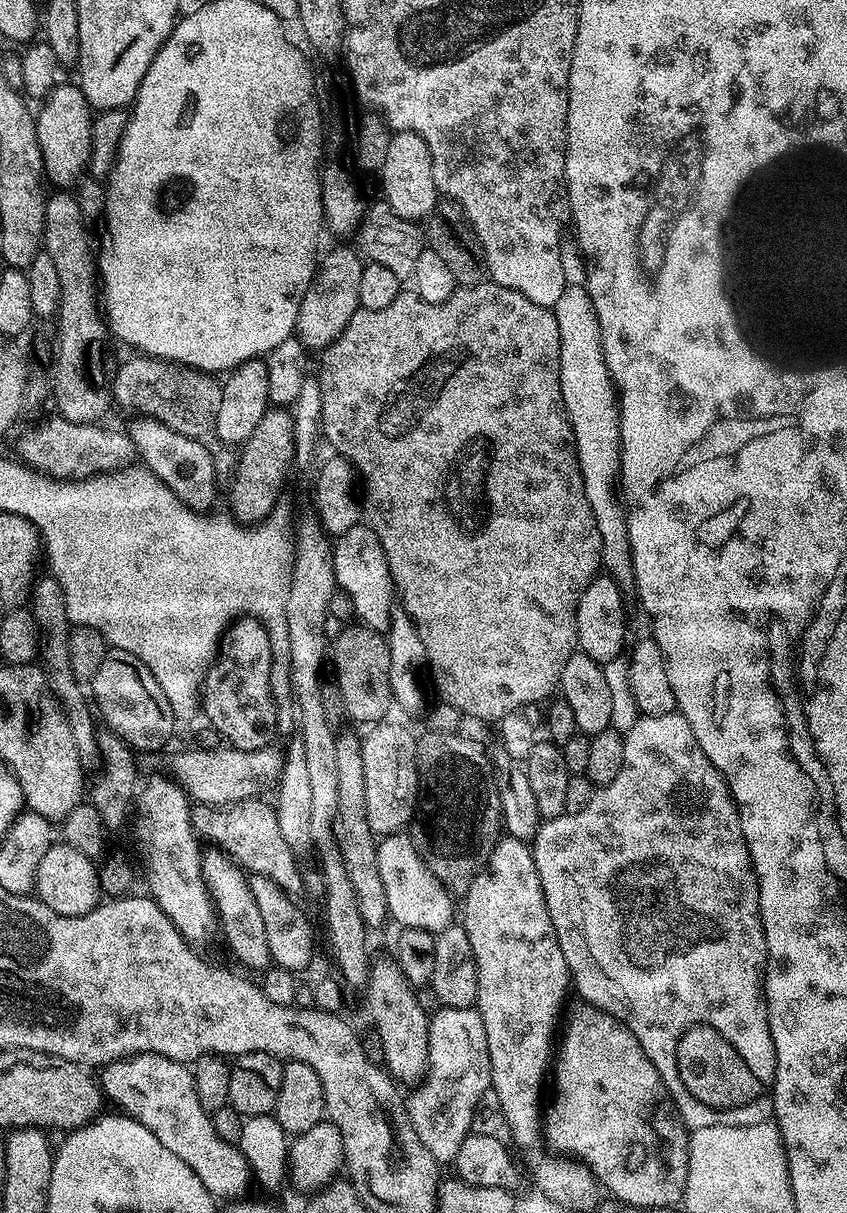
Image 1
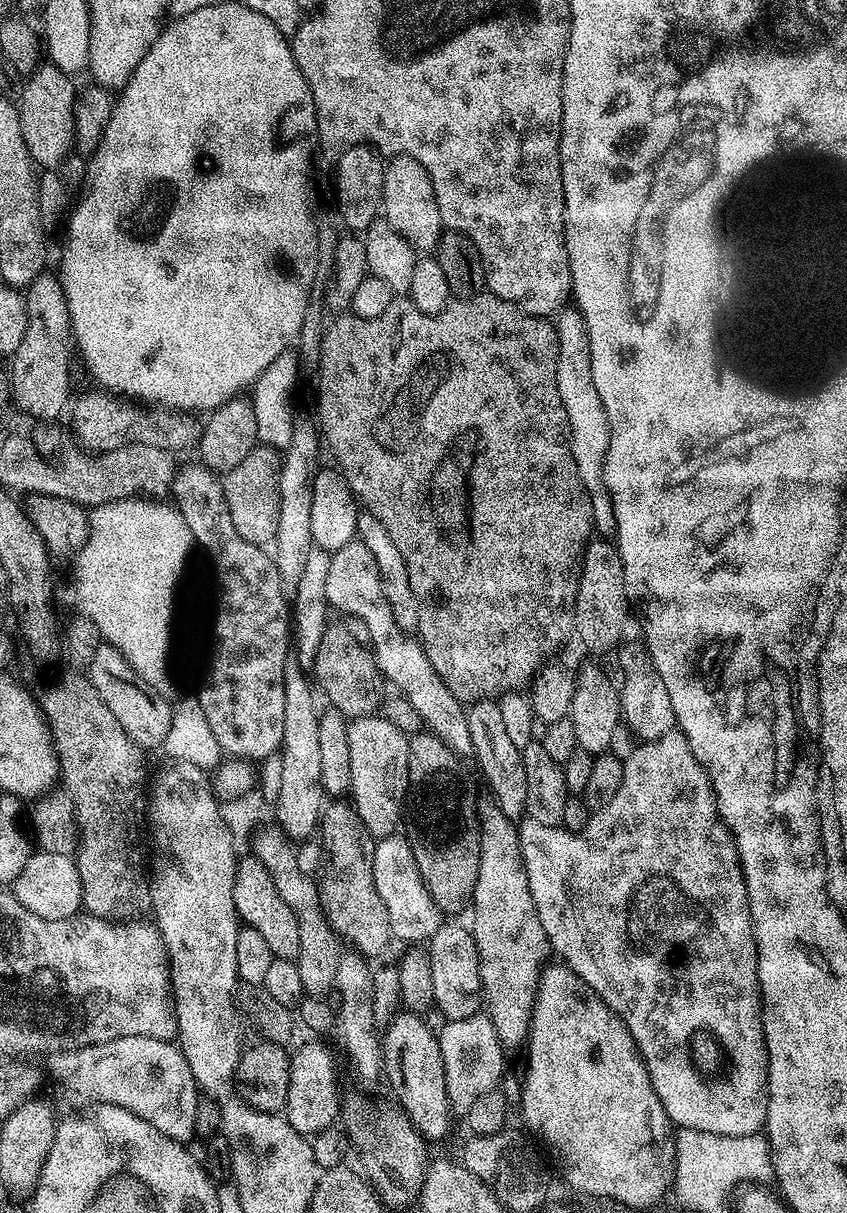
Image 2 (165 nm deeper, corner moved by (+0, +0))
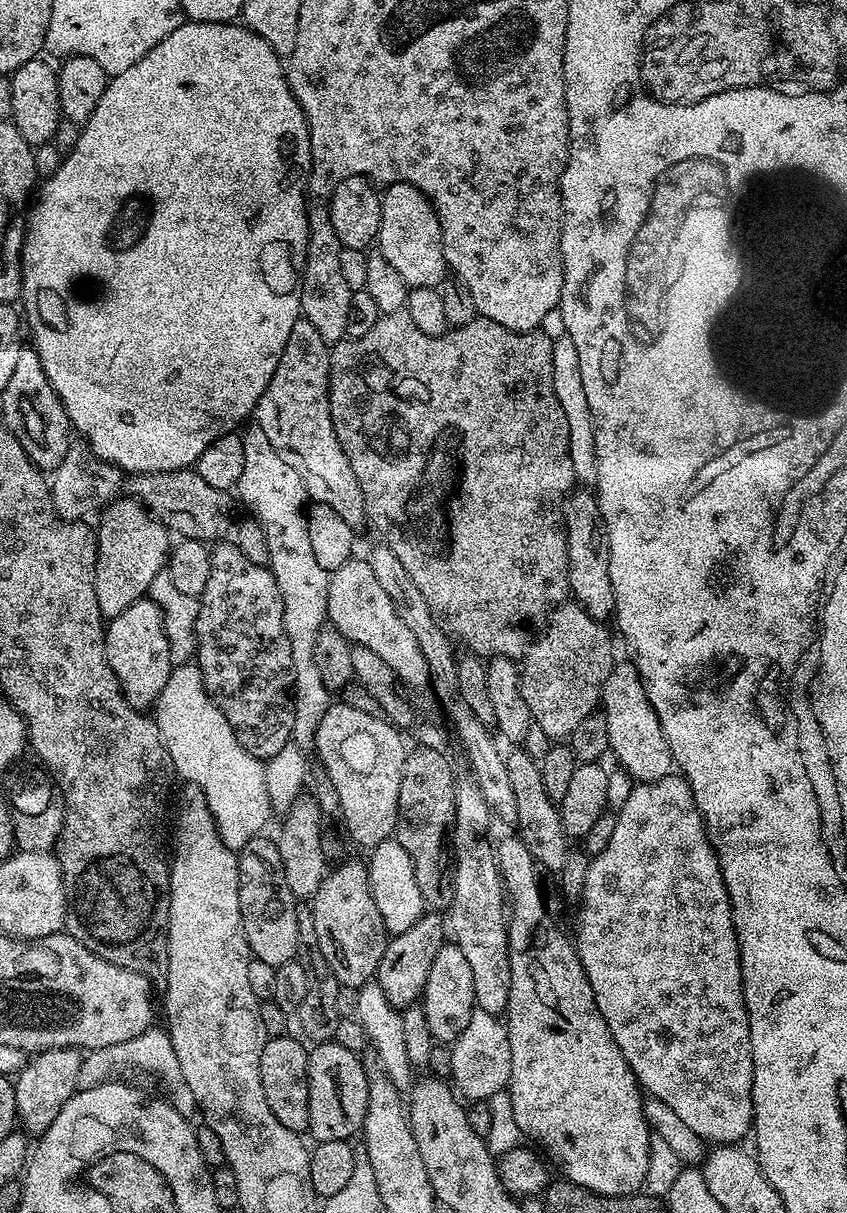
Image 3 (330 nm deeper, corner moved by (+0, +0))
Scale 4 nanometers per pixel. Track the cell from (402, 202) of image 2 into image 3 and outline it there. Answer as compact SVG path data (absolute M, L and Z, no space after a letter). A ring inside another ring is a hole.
M390 184L383 189L380 205L382 222L378 251L402 274L409 288L436 288L445 283L448 263L444 257L444 239L432 204L413 184Z

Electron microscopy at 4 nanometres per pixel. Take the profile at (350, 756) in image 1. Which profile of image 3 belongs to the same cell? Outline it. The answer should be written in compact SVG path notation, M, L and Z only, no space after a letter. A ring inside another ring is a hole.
M347 860L337 863L337 868L332 868L325 875L317 892L310 899L310 907L316 945L320 948L322 958L326 958L328 969L341 986L359 990L377 975L390 933L374 903L367 863Z

